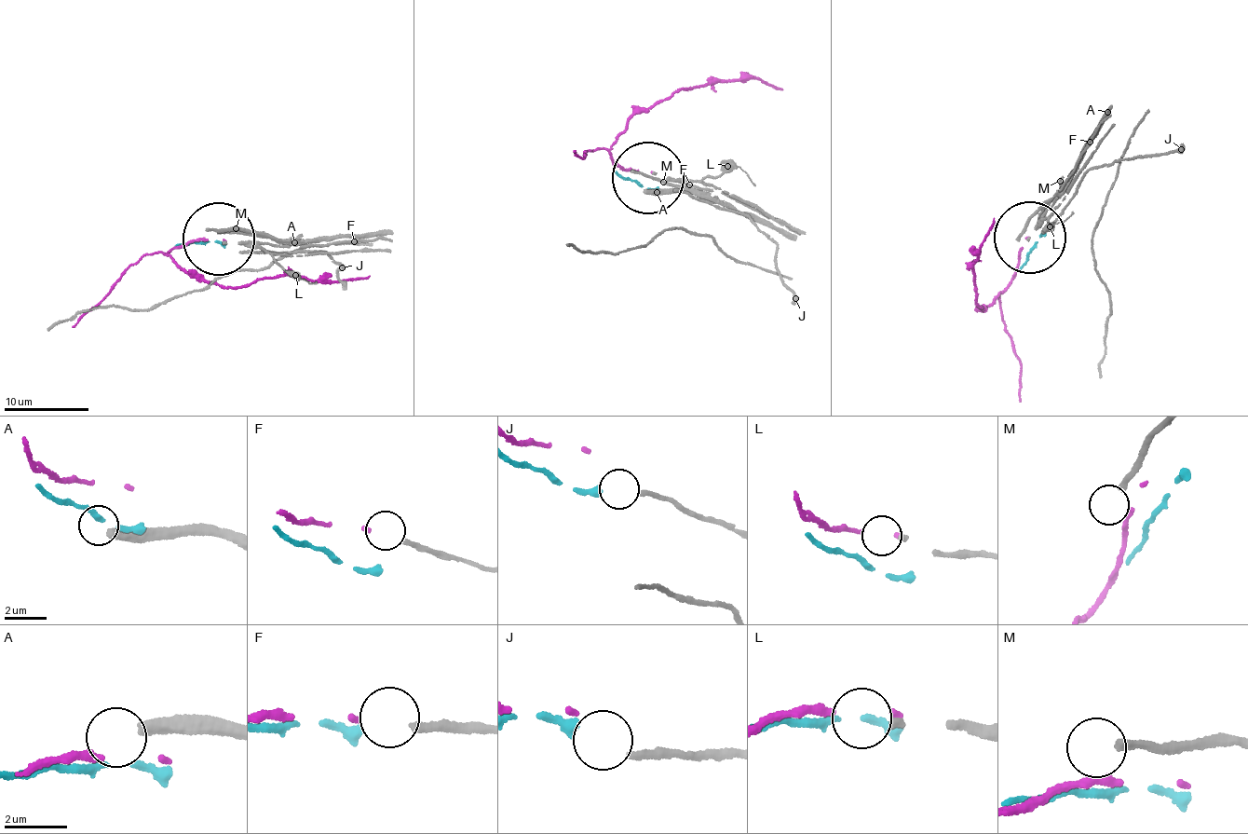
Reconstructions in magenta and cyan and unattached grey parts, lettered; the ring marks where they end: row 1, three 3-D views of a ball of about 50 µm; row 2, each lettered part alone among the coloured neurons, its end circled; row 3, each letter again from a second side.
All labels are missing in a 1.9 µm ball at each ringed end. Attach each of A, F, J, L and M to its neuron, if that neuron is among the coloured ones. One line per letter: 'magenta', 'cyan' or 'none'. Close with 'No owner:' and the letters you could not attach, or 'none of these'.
A: none
F: magenta
J: cyan
L: none
M: none
No owner: A, L, M

